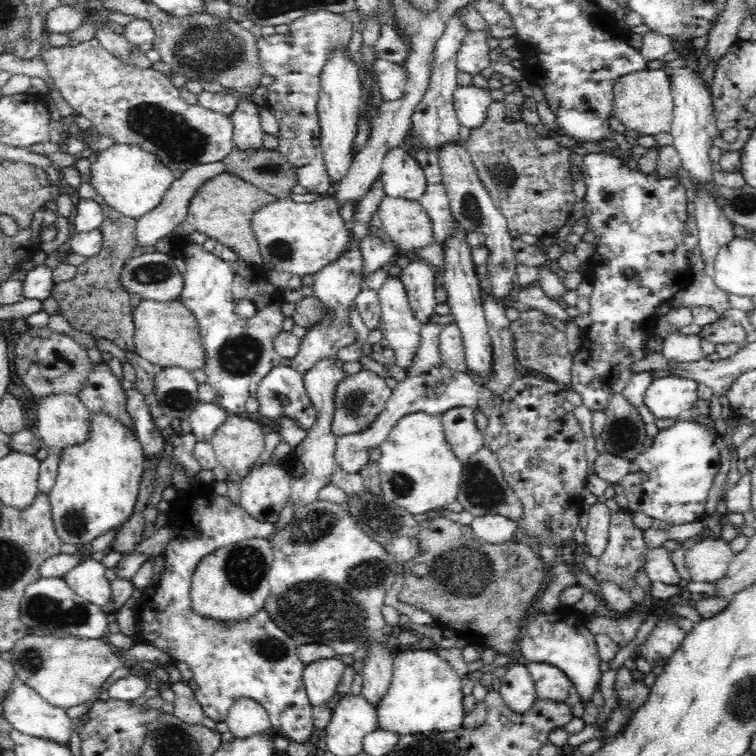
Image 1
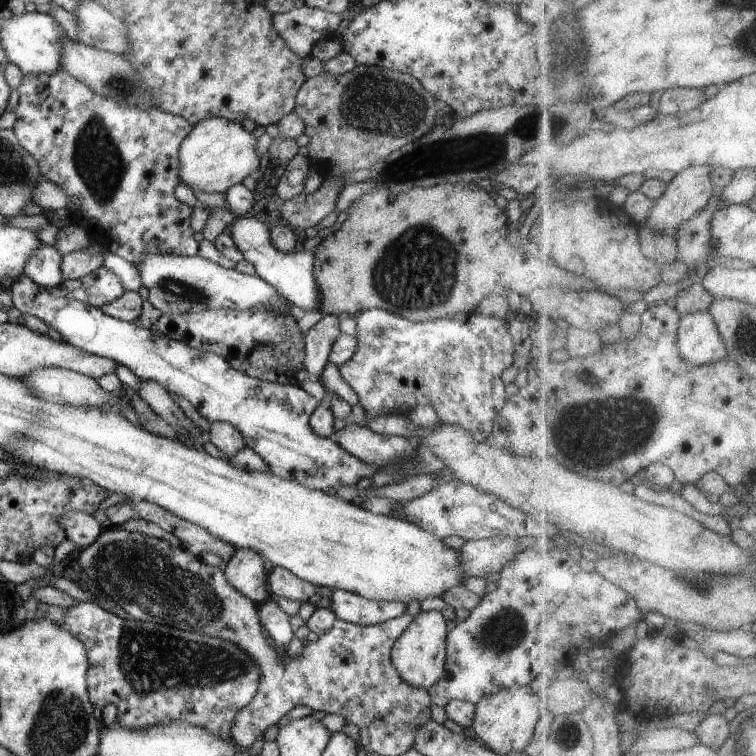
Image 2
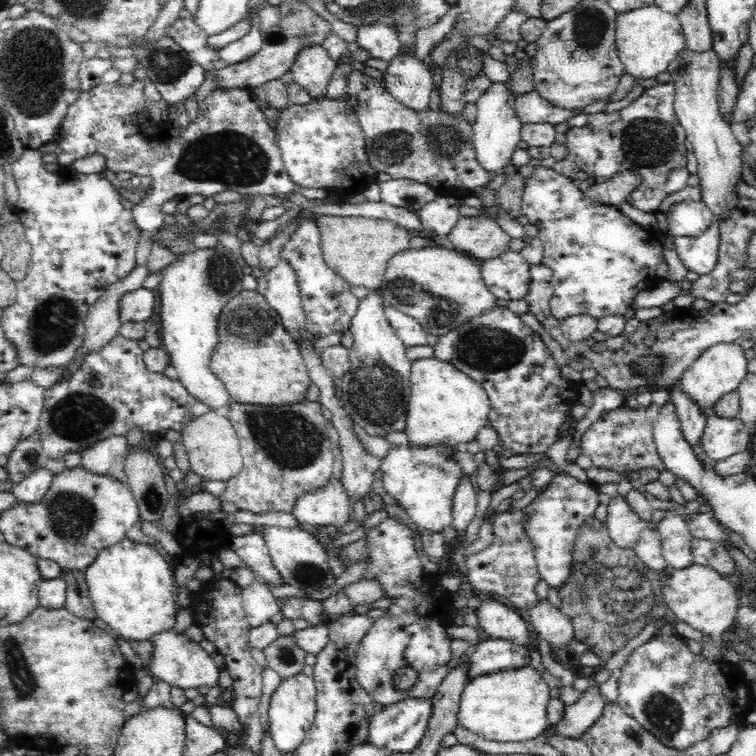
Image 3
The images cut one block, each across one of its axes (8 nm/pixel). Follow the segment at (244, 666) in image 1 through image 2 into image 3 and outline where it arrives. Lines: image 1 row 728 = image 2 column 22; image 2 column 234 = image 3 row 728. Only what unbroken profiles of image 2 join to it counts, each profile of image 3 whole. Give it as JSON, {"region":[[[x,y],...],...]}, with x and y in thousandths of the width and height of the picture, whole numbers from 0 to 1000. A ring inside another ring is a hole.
{"region":[[[536,923],[521,931],[508,933],[503,942],[495,942],[487,955],[487,983],[520,996],[542,996],[562,976],[571,947],[570,925]]]}

